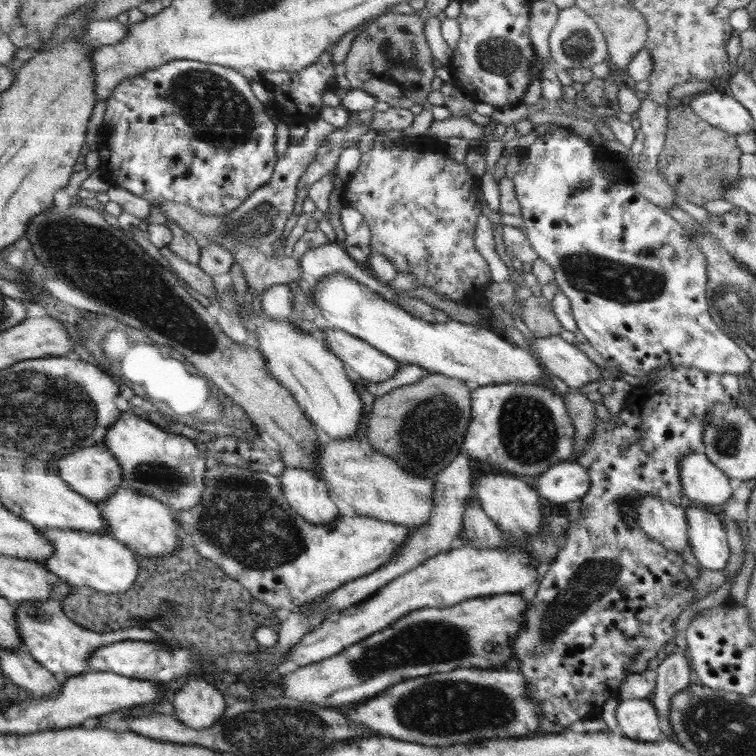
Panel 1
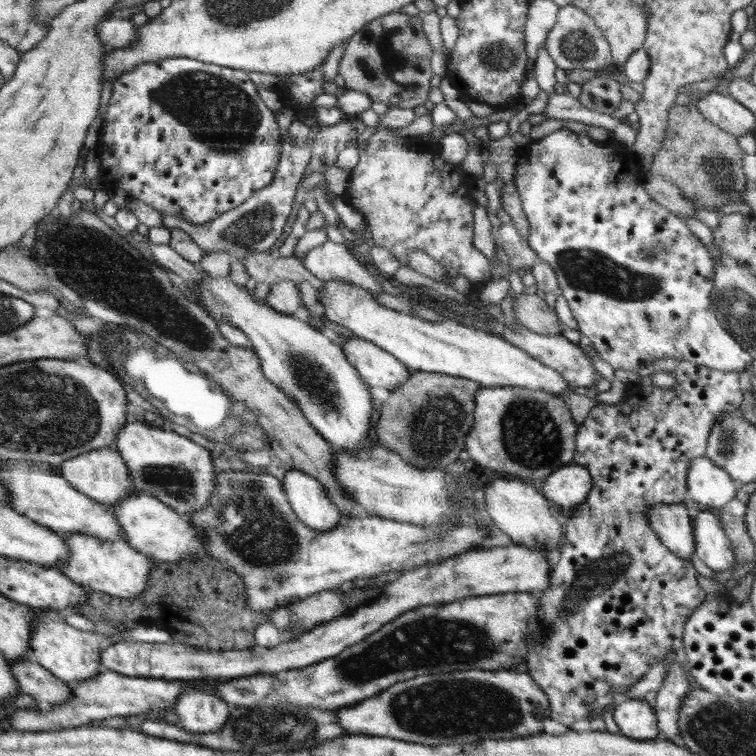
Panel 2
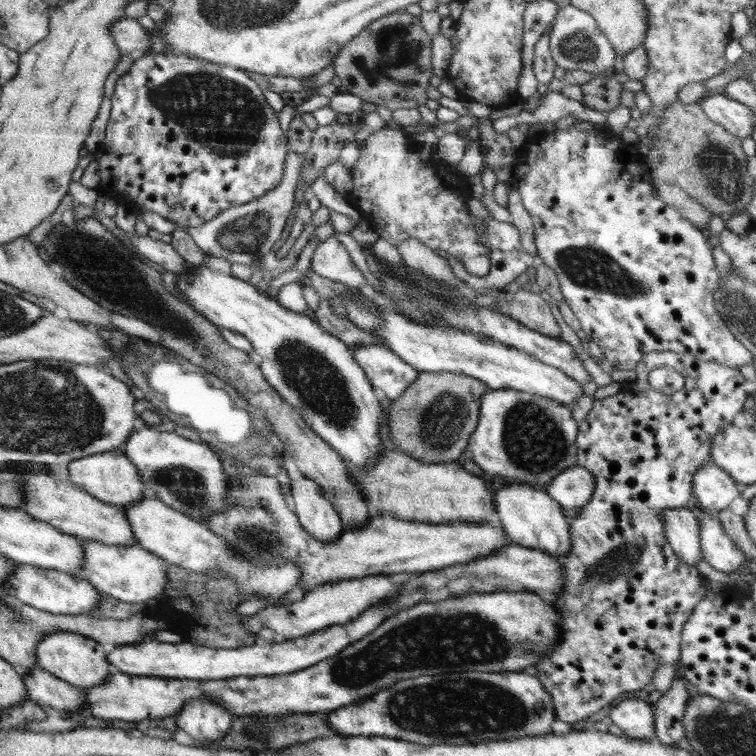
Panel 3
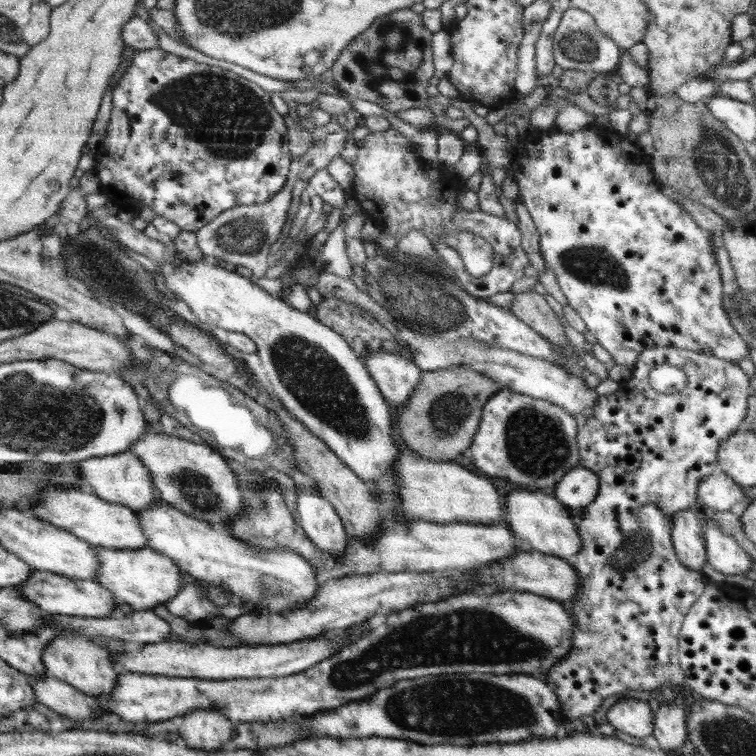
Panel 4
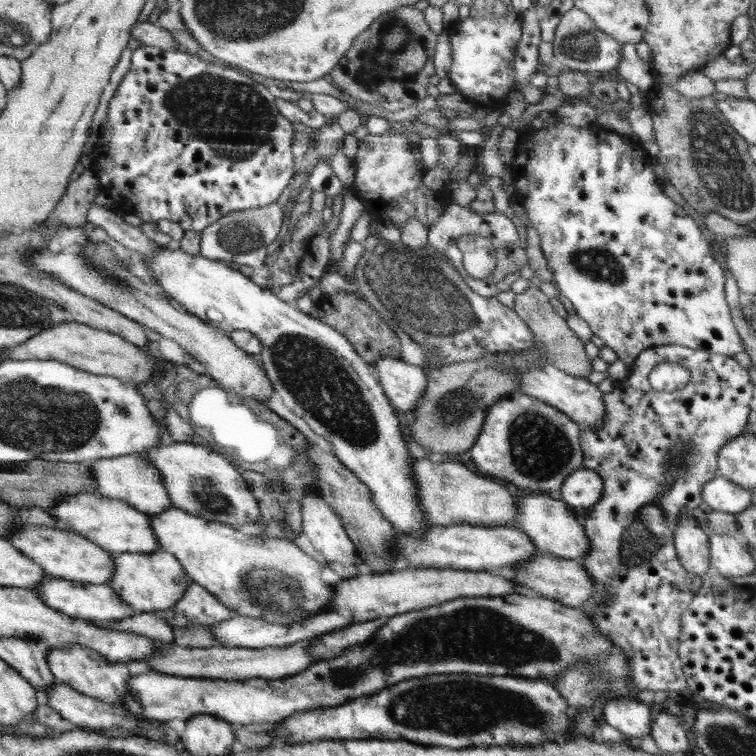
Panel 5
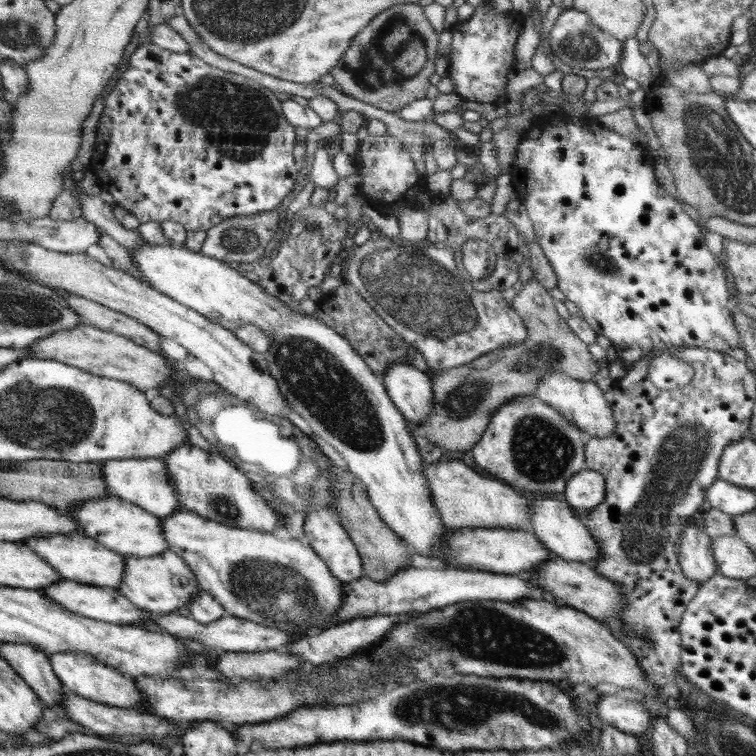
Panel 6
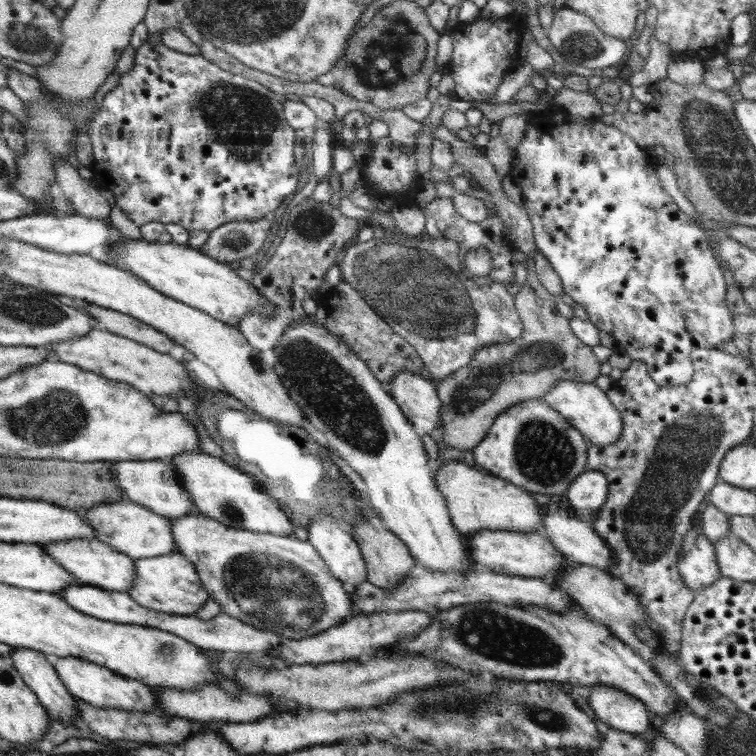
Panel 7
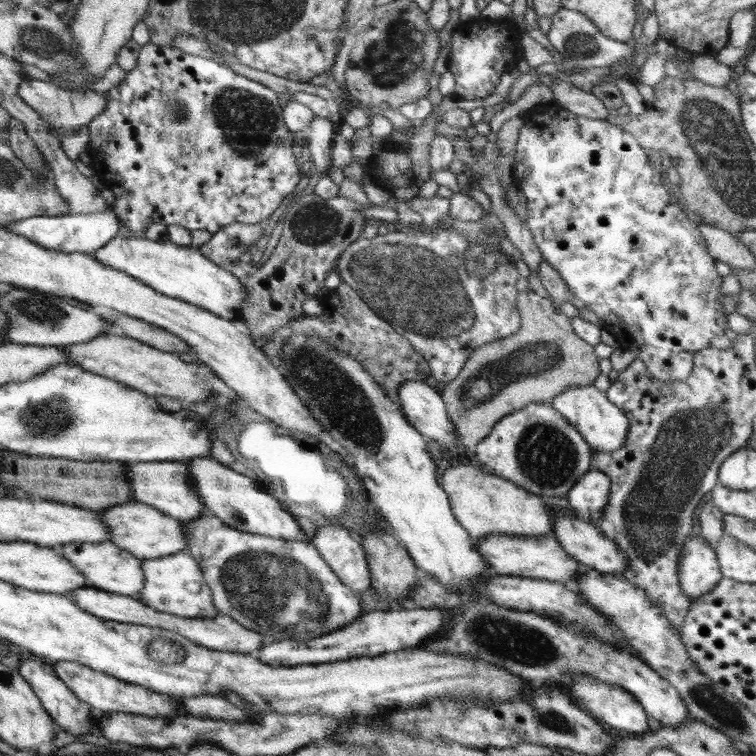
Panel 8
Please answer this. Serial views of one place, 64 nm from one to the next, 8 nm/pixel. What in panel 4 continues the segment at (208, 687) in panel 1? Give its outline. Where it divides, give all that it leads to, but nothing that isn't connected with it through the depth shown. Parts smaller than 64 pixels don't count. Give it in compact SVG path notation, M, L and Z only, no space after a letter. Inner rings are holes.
M196 709L182 716L182 736L187 746L199 751L222 751L220 746L229 742L233 735L232 722L220 711Z

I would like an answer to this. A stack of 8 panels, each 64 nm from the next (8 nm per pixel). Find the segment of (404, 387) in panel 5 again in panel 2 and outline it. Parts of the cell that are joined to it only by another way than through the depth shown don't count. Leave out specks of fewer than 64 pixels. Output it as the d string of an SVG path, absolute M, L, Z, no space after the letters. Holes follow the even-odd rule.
M336 337L336 339L341 341L346 360L370 387L382 386L391 393L414 374L414 369L373 342L359 337L354 339Z

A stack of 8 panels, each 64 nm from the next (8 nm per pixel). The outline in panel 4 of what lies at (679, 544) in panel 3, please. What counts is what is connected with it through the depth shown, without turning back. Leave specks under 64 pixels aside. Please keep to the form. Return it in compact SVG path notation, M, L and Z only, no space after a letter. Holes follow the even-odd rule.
M695 509L676 512L672 524L672 543L678 560L692 572L702 573L707 563L706 542L697 512Z

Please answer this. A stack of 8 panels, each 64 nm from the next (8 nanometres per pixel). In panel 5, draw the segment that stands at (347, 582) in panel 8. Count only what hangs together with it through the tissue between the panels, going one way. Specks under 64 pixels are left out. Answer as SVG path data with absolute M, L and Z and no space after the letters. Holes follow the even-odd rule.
M309 489L300 500L300 505L302 505L302 533L310 539L316 551L324 556L328 562L327 566L338 574L341 580L356 578L360 574L360 568L362 568L362 559L359 558L354 543L348 538L332 508L321 496L309 491Z

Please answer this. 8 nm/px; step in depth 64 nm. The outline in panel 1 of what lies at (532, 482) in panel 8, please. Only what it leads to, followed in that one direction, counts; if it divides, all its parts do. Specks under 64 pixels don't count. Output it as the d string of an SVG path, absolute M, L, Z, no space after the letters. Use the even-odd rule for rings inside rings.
M523 382L475 385L463 452L486 464L537 477L557 462L572 460L573 419L563 396L544 385Z

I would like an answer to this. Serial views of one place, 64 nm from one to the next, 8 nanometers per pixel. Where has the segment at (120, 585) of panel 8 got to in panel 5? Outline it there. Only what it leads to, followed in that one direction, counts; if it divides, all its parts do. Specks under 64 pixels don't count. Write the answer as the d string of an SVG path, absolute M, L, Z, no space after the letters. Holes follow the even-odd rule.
M26 526L14 532L12 536L8 536L6 540L22 553L29 554L42 566L42 569L46 570L46 573L54 577L80 583L107 585L110 584L110 578L114 576L116 570L113 554L73 531L59 530L50 526Z

